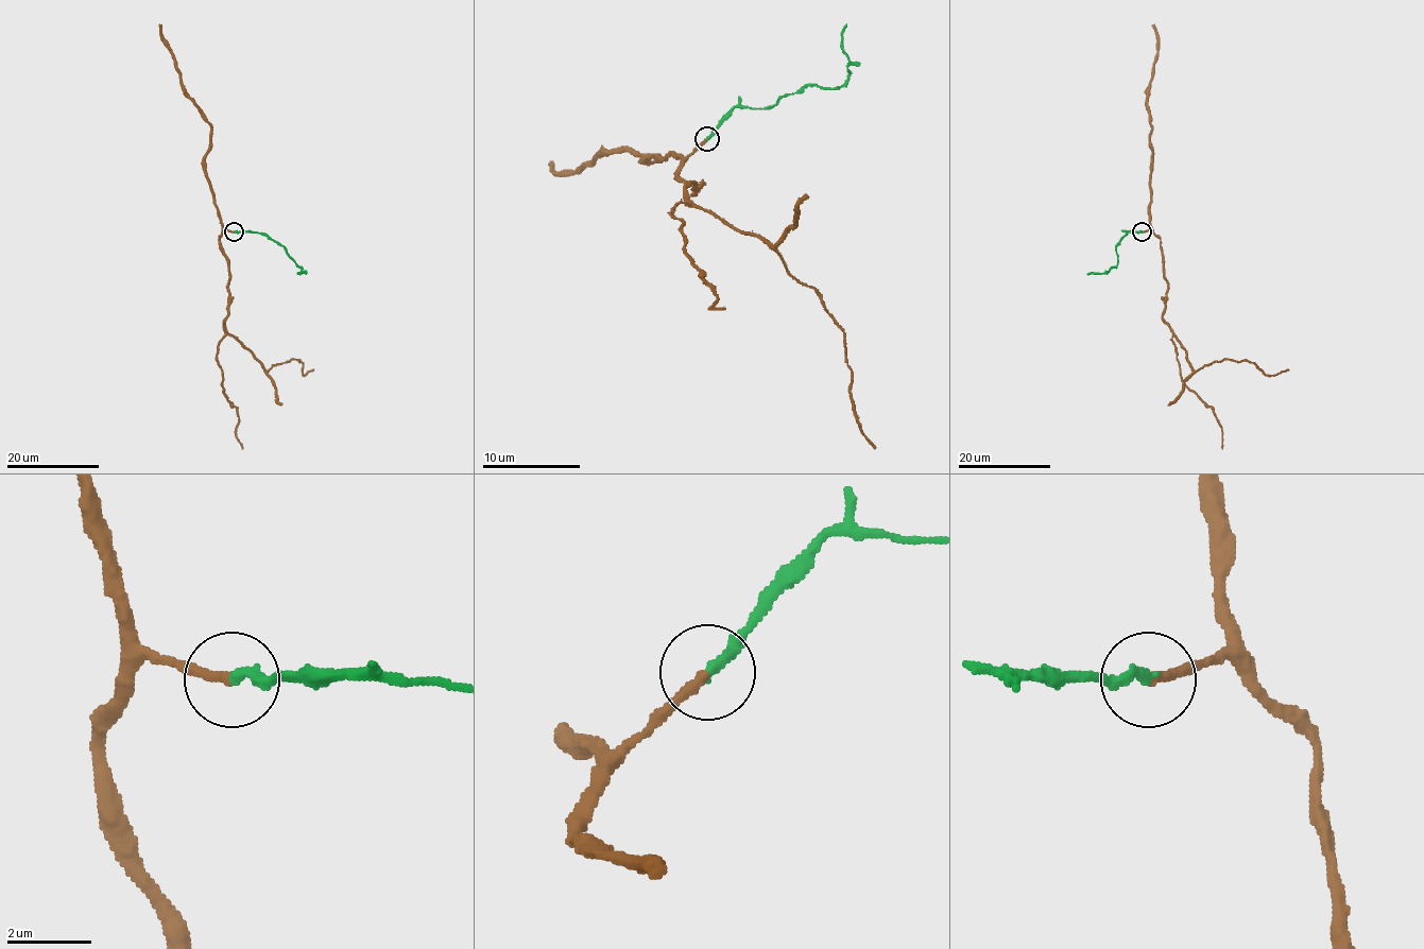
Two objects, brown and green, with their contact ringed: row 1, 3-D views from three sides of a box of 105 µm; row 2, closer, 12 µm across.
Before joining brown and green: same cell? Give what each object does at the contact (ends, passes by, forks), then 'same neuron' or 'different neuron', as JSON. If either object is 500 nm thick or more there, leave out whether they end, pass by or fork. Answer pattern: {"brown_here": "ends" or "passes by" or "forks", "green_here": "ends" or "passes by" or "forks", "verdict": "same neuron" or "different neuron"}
{"brown_here": "ends", "green_here": "ends", "verdict": "same neuron"}

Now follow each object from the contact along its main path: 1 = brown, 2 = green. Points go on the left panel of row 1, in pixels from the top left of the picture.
1: (234, 233), (225, 229), (220, 239), (229, 282), (225, 329), (268, 371), (296, 359), (304, 375), (313, 369)
2: (234, 233), (266, 234), (284, 247), (302, 269), (301, 274)

